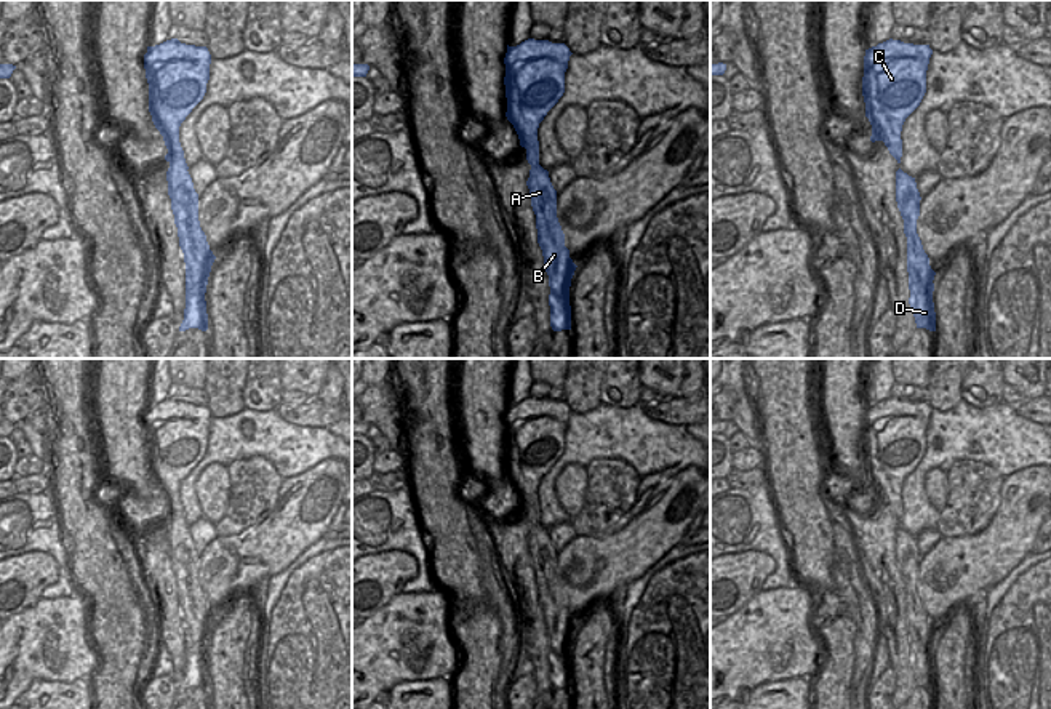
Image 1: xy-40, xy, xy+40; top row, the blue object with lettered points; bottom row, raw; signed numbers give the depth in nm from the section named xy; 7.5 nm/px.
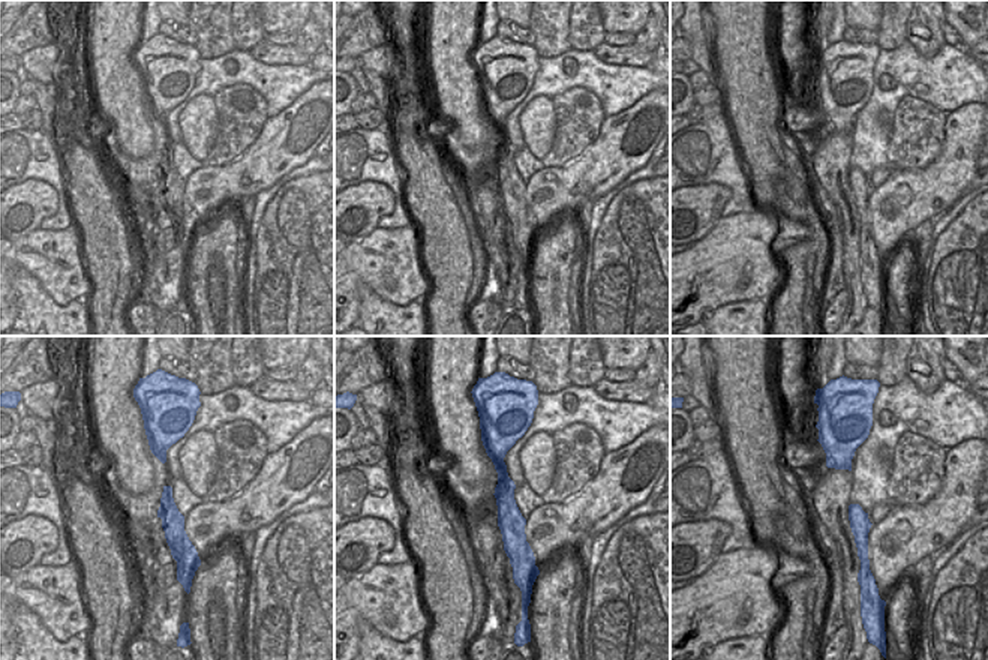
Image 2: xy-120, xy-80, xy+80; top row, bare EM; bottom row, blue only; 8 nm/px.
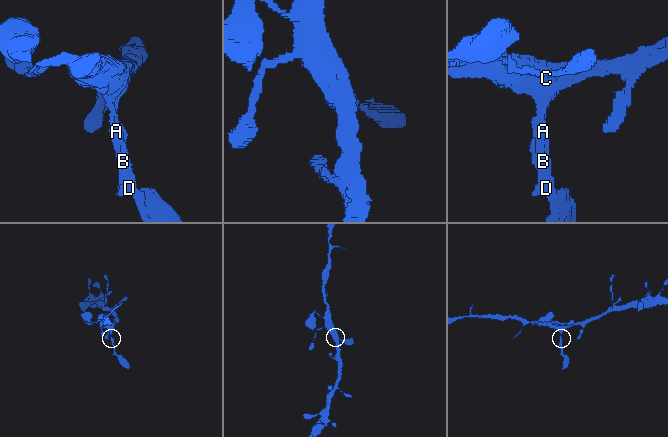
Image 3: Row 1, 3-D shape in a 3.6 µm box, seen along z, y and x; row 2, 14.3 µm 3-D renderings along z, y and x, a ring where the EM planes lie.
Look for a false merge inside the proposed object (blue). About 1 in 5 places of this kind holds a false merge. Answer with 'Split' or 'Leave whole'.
Leave whole.

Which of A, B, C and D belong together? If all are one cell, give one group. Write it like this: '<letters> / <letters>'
A B C D

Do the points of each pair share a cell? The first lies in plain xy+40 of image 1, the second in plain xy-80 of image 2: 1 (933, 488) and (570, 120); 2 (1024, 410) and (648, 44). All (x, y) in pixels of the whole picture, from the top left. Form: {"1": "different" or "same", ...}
{"1": "different", "2": "different"}

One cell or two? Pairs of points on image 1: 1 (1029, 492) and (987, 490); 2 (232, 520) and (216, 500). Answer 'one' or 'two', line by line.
1: two
2: two

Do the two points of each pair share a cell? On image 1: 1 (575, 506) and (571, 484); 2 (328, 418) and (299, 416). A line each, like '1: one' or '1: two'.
1: one
2: one

